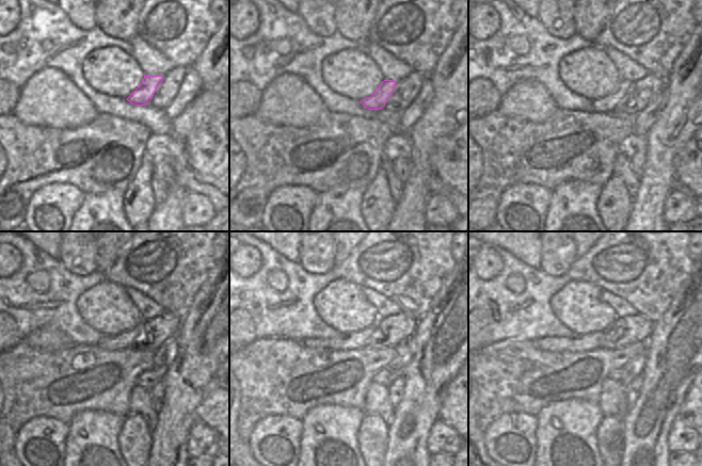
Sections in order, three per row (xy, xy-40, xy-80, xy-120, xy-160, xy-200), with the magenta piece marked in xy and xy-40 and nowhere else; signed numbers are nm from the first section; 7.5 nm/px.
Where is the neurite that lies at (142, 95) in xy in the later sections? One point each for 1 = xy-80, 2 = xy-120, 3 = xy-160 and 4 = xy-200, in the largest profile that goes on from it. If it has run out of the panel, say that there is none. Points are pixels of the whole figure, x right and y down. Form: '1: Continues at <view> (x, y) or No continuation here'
1: Continues at xy-80 (608, 103)
2: Continues at xy-120 (125, 340)
3: Continues at xy-160 (357, 339)
4: Continues at xy-200 (588, 341)

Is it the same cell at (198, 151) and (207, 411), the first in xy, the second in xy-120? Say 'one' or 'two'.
one

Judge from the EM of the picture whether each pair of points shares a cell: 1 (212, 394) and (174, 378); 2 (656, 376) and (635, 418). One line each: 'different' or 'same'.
1: different
2: same

